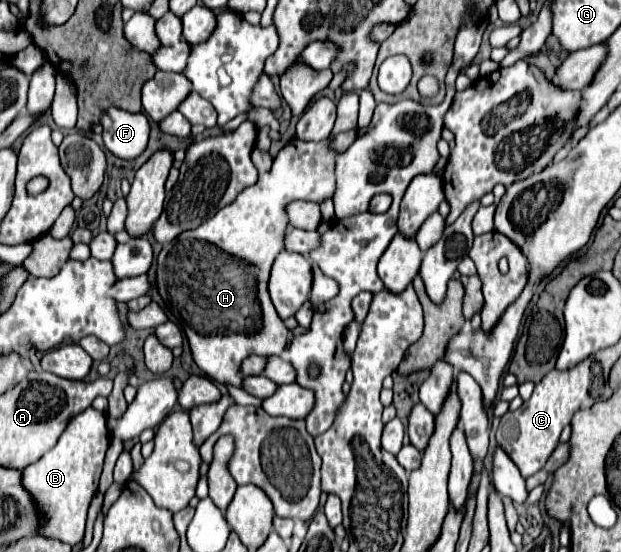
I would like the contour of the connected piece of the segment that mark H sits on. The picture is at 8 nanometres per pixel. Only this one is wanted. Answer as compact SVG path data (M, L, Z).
M343 93L337 105L339 105L337 121L327 139L315 143L315 141L301 141L293 137L277 153L277 157L273 159L273 167L265 175L261 175L255 185L241 191L233 203L223 207L217 215L201 223L197 229L185 231L173 241L173 249L169 251L165 261L165 277L157 279L159 293L165 301L171 321L175 321L183 329L185 337L189 339L193 361L211 379L223 385L241 387L243 375L239 373L239 363L243 363L247 355L281 355L289 341L289 329L279 319L271 303L271 297L267 295L267 283L275 257L285 249L283 235L287 235L287 227L289 227L287 203L293 201L323 203L325 199L333 199L335 195L335 159L339 151L335 151L331 143L335 135L357 127L359 95Z

